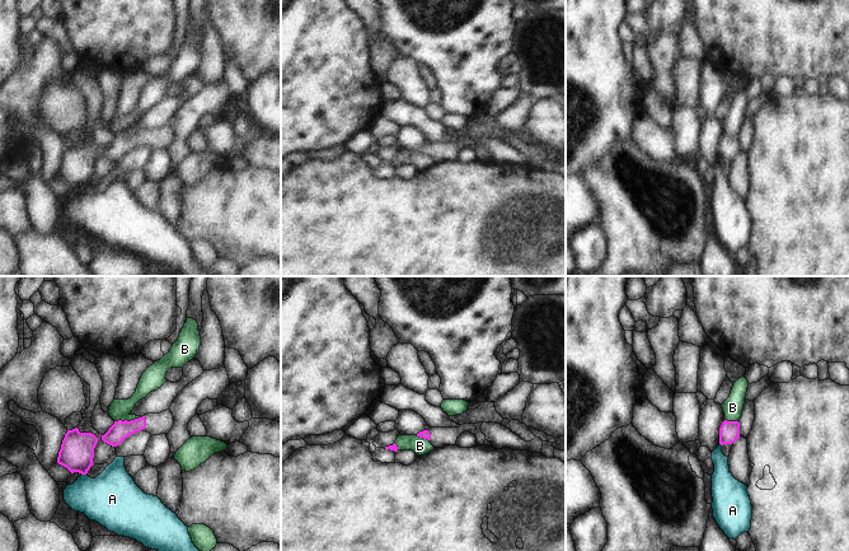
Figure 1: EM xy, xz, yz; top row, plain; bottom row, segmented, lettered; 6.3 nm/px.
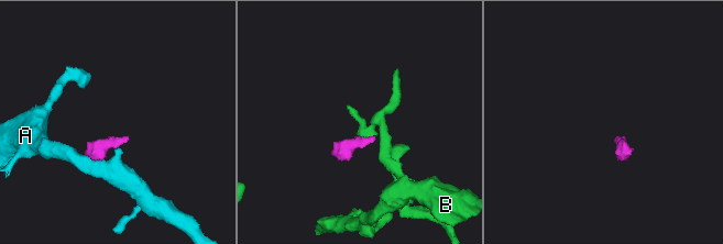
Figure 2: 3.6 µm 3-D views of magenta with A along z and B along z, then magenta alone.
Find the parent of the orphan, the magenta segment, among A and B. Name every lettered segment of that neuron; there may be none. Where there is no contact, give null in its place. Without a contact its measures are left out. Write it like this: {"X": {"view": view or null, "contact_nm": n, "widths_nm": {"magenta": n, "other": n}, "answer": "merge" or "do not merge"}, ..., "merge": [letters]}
{"A": {"view": "xy", "contact_nm": 30, "widths_nm": {"magenta": 220, "other": 340}, "answer": "do not merge"}, "B": {"view": "xy", "contact_nm": 190, "widths_nm": {"magenta": 120, "other": 130}, "answer": "do not merge"}, "merge": []}

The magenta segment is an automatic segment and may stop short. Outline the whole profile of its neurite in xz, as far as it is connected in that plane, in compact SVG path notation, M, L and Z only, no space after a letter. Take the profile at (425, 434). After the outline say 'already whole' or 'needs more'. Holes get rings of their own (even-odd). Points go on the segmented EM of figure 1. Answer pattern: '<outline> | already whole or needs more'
M463 424L459 428L430 428L419 431L417 436L427 439L435 448L442 448L445 445L456 445L460 434L469 431L475 435L477 445L484 445L486 435L480 430L482 424Z | needs more

